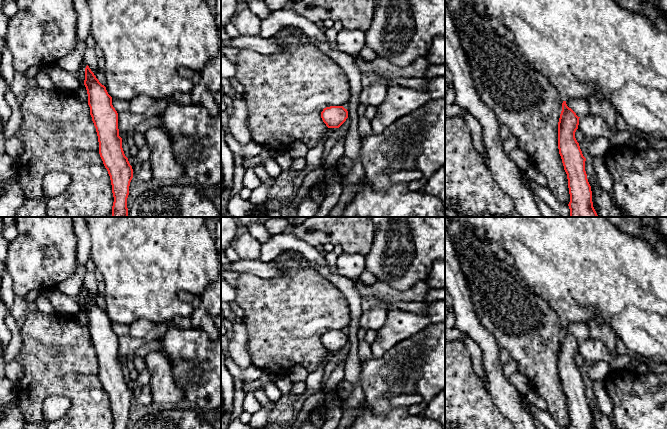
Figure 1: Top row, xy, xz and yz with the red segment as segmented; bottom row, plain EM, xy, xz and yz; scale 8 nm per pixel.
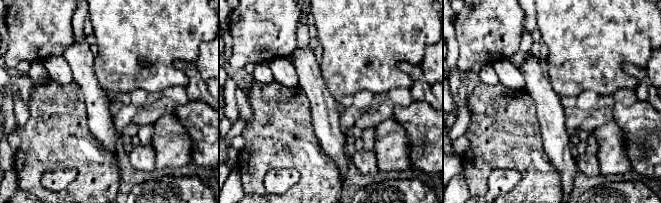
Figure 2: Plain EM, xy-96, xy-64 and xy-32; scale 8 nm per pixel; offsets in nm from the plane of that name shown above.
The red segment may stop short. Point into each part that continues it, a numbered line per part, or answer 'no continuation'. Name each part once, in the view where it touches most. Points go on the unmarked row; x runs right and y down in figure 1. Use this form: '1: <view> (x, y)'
no continuation

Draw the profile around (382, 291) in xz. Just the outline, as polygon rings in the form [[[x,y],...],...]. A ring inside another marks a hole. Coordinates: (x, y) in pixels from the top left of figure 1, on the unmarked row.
[[[420,281],[406,291],[397,291],[385,282],[377,282],[372,286],[356,285],[362,297],[372,296],[378,300],[389,303],[391,301],[417,301],[424,302],[427,292],[431,289],[425,281]]]

